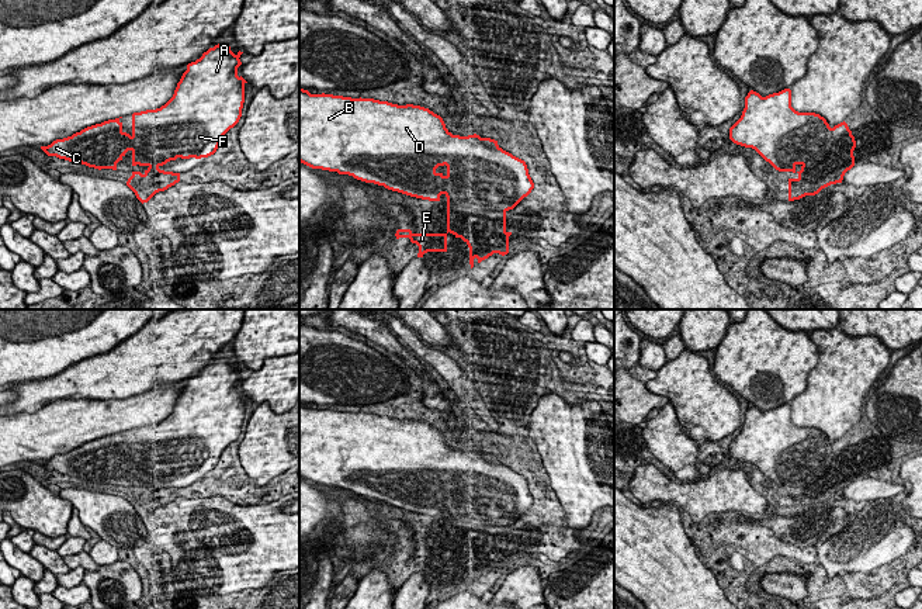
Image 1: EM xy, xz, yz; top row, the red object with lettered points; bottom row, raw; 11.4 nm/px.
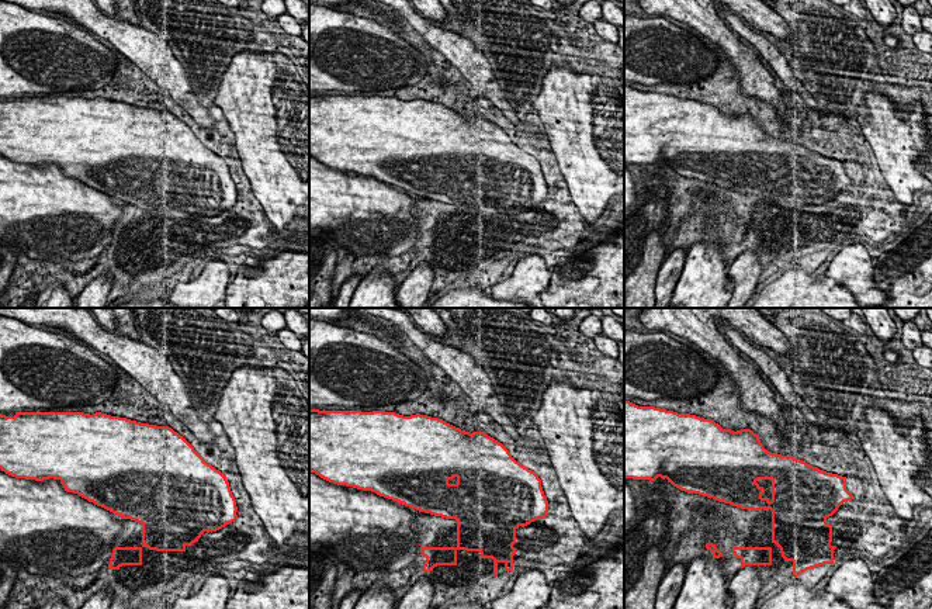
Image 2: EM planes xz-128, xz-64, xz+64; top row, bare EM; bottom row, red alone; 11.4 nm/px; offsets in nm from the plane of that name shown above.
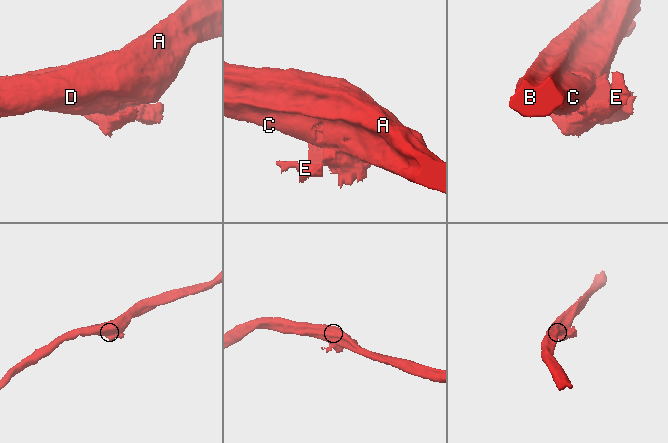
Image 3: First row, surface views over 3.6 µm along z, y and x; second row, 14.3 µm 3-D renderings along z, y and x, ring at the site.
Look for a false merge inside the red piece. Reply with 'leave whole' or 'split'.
leave whole

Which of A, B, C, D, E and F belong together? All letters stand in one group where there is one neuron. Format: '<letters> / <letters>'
A B C D E F

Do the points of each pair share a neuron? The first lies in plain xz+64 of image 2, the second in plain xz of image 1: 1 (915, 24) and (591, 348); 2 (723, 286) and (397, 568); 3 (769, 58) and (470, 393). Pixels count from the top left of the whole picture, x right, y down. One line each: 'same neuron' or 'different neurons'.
1: different neurons
2: different neurons
3: same neuron

